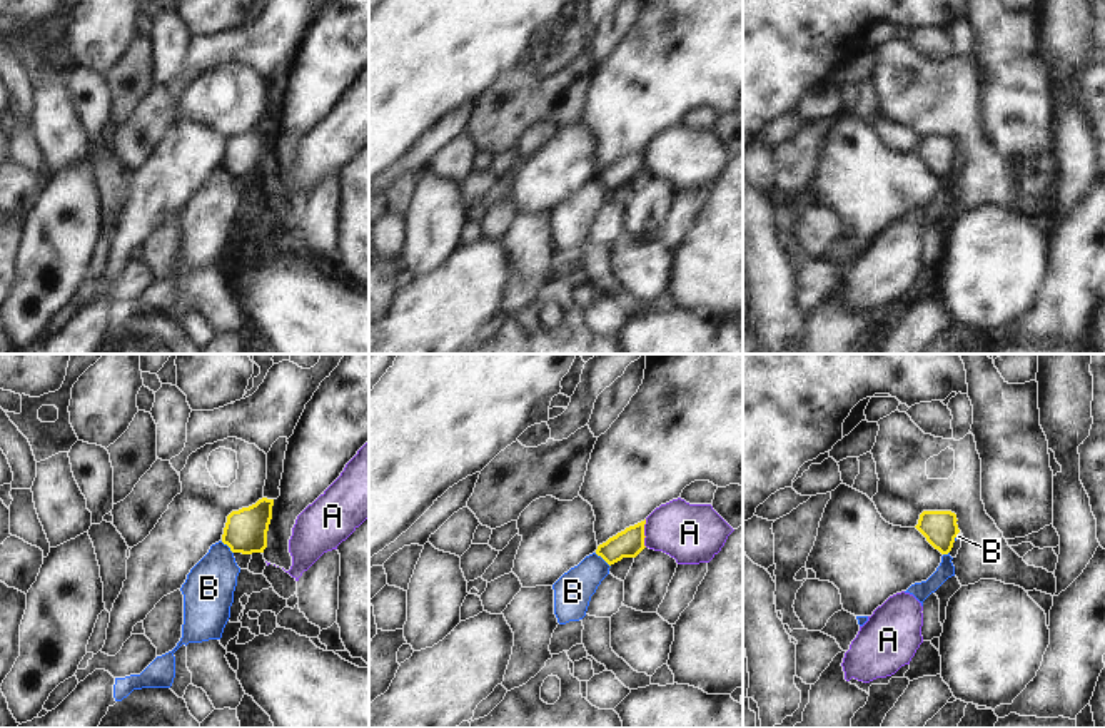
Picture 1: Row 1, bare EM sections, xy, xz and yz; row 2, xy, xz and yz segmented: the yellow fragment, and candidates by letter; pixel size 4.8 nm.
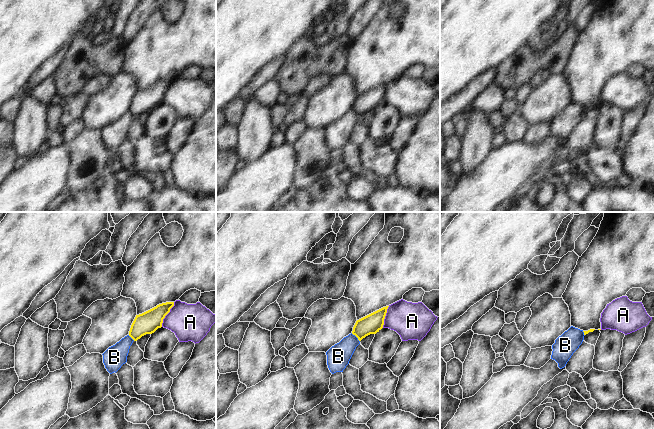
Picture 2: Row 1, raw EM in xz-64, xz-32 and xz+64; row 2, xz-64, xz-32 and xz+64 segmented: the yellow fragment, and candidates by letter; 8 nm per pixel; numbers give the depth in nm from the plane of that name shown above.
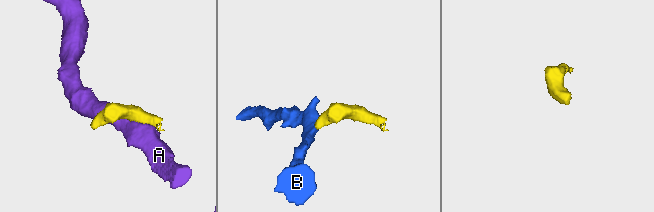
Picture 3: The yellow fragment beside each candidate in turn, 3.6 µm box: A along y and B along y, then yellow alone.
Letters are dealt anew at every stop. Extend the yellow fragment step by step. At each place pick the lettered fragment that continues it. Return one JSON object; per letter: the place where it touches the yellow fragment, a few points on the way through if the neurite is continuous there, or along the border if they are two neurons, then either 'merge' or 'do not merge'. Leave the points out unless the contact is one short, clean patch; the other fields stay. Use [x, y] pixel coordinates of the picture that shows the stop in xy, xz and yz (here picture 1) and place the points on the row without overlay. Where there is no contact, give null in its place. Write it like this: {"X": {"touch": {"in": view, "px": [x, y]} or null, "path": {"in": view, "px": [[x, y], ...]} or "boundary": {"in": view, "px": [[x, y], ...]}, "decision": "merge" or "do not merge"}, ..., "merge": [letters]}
{"A": {"touch": {"in": "xz", "px": [643, 159]}, "decision": "do not merge"}, "B": {"touch": {"in": "xz", "px": [603, 184]}, "boundary": {"in": "xz", "px": [[595, 179], [610, 192]]}, "decision": "do not merge"}, "merge": []}

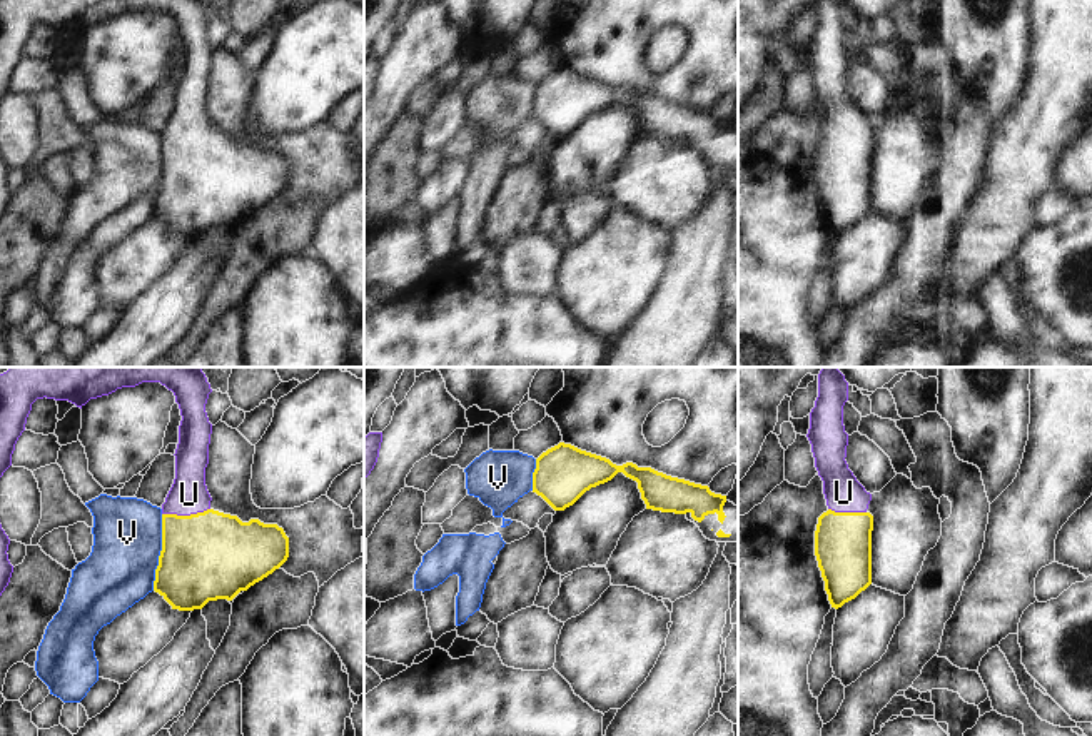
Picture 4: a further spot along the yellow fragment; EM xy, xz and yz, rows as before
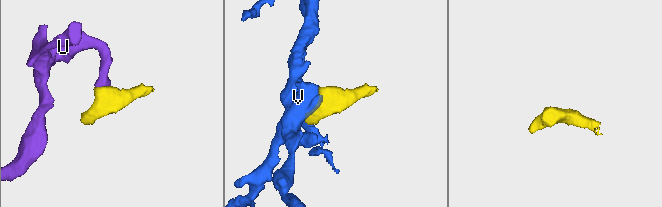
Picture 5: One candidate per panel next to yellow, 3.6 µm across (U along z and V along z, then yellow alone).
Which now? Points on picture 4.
{"U": {"touch": {"in": "xy", "px": [186, 142]}, "path": {"in": "xy", "px": [[206, 182], [197, 174], [186, 142], [189, 120]]}, "decision": "merge"}, "V": {"touch": {"in": "xy", "px": [161, 179]}, "decision": "do not merge"}, "merge": ["U"]}

